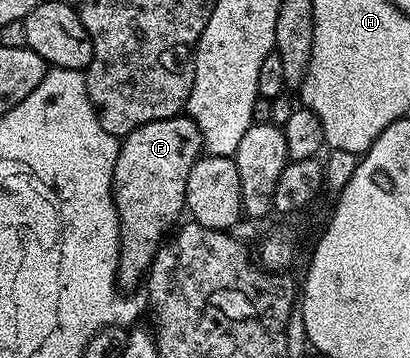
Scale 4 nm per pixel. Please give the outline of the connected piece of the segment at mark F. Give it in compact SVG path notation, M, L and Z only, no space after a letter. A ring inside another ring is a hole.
M187 115L146 123L120 141L118 163L112 172L112 198L120 216L120 258L116 268L116 279L121 286L127 287L138 281L143 282L147 278L156 252L169 236L173 226L181 220L180 212L182 214L185 212L186 179L190 179L190 171L201 156L203 148L204 141L200 137L198 127Z

